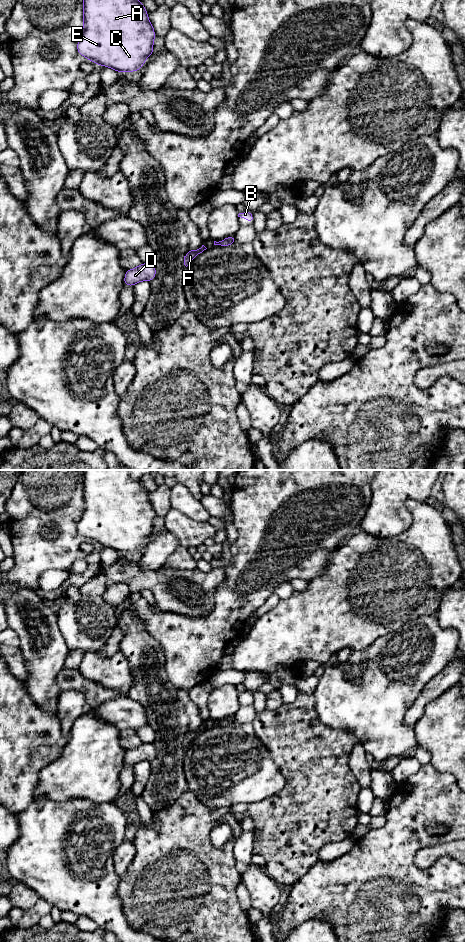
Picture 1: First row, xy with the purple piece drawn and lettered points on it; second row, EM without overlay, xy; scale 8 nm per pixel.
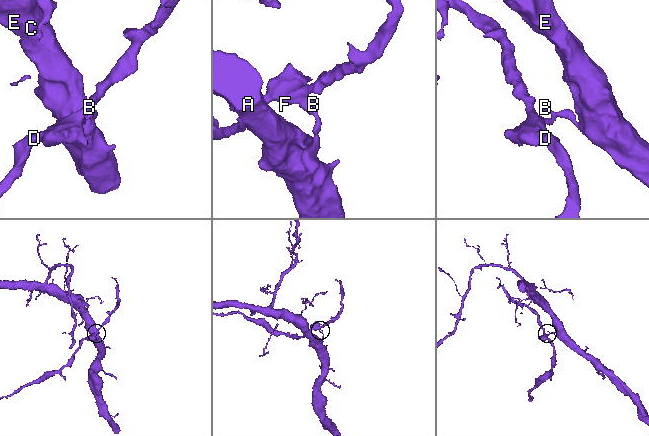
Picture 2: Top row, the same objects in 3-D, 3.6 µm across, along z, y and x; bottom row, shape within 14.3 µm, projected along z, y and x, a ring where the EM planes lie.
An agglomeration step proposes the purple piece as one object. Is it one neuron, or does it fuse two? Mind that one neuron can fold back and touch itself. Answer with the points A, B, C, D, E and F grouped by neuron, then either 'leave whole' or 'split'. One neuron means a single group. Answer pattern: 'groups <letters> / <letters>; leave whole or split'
groups A B C E / D F; split

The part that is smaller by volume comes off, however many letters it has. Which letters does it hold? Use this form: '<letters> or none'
D, F

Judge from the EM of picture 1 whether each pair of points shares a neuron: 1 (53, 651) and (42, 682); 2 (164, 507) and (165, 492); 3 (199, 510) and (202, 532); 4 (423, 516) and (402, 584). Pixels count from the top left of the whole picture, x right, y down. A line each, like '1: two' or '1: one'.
1: one
2: one
3: two
4: one

